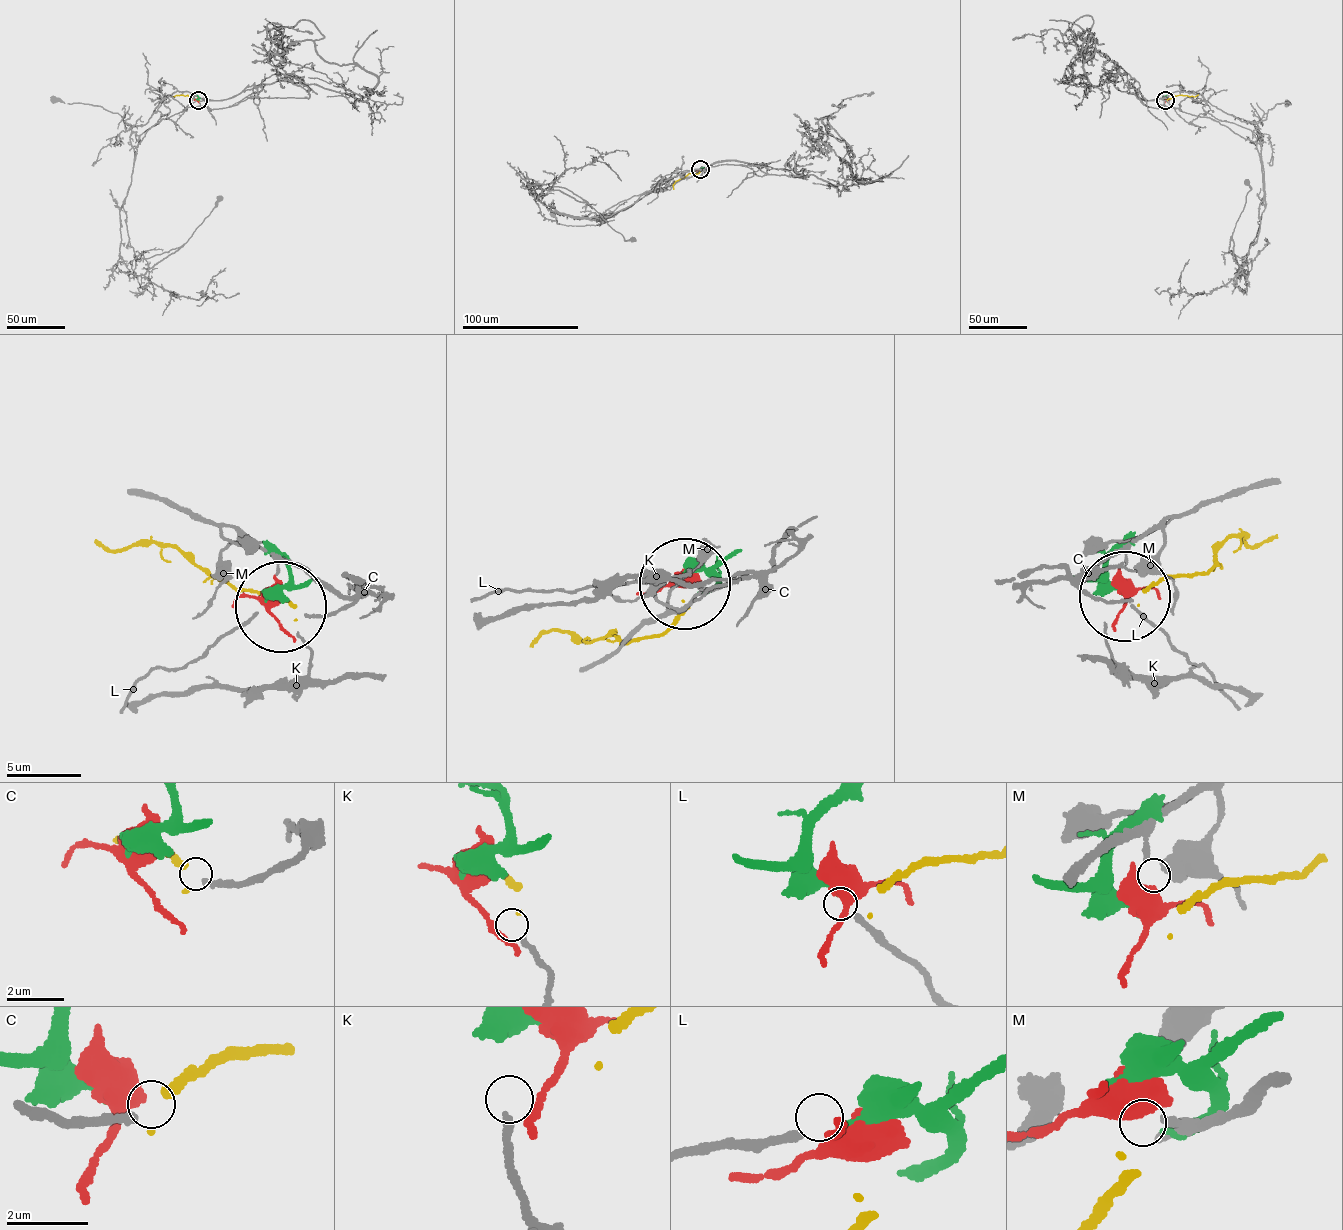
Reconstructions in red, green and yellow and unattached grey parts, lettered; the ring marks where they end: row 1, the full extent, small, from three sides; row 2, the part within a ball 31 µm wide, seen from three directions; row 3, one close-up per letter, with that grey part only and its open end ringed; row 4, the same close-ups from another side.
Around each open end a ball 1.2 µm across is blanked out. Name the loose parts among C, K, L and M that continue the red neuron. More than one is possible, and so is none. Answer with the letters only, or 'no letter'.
M

